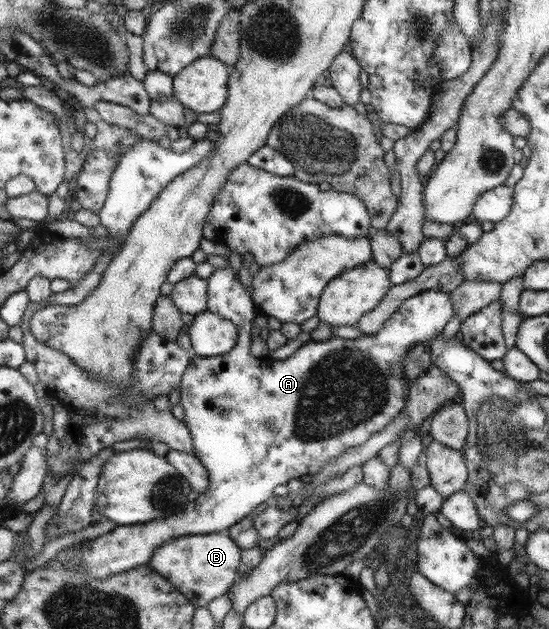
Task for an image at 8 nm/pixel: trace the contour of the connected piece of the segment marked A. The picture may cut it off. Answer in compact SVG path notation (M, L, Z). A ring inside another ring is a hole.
M228 265L222 267L221 269L214 269L211 276L206 280L206 312L213 314L218 314L219 317L223 320L227 320L235 326L235 329L238 330L238 341L235 343L233 349L230 352L225 353L223 356L214 356L214 357L198 357L191 356L190 365L186 369L186 372L182 374L181 384L179 385L179 395L180 395L180 406L183 408L183 425L187 427L187 430L190 431L192 435L192 444L194 445L194 455L195 457L202 462L208 473L208 480L210 485L205 492L199 493L197 499L191 503L187 503L186 507L182 509L179 513L176 513L173 516L166 517L162 520L153 520L145 524L135 524L135 525L125 525L125 526L115 526L113 530L106 532L92 540L89 540L81 549L81 561L76 567L76 571L82 573L85 580L91 579L107 579L110 575L115 575L116 573L126 572L133 568L139 568L148 563L151 559L151 553L153 553L159 545L169 541L170 539L176 537L190 536L190 535L199 535L204 533L215 533L223 532L229 529L230 525L237 523L239 520L242 520L243 517L257 507L261 502L267 501L272 495L273 487L277 485L285 485L289 479L300 479L303 475L315 475L330 459L342 455L344 451L348 451L351 447L358 447L363 443L366 443L374 433L382 432L387 425L390 425L393 422L393 418L398 416L404 408L406 408L406 399L408 395L407 387L409 387L408 382L405 380L404 375L402 374L402 364L403 359L405 359L405 353L409 353L409 349L417 343L428 343L431 339L439 337L441 331L443 331L443 325L453 317L454 313L454 303L449 301L449 295L443 293L442 291L437 291L437 289L429 289L427 291L421 291L417 295L405 299L405 302L390 315L389 319L383 323L381 330L375 332L372 335L364 335L359 339L347 340L340 338L333 338L330 341L323 342L314 342L309 341L303 343L295 353L289 355L283 361L278 361L275 359L270 359L269 357L264 358L255 358L250 354L250 345L251 337L255 333L255 328L252 323L253 317L257 314L257 311L254 309L253 302L251 301L250 293L246 292L243 288L243 285L239 283L239 279L235 272L229 268Z

